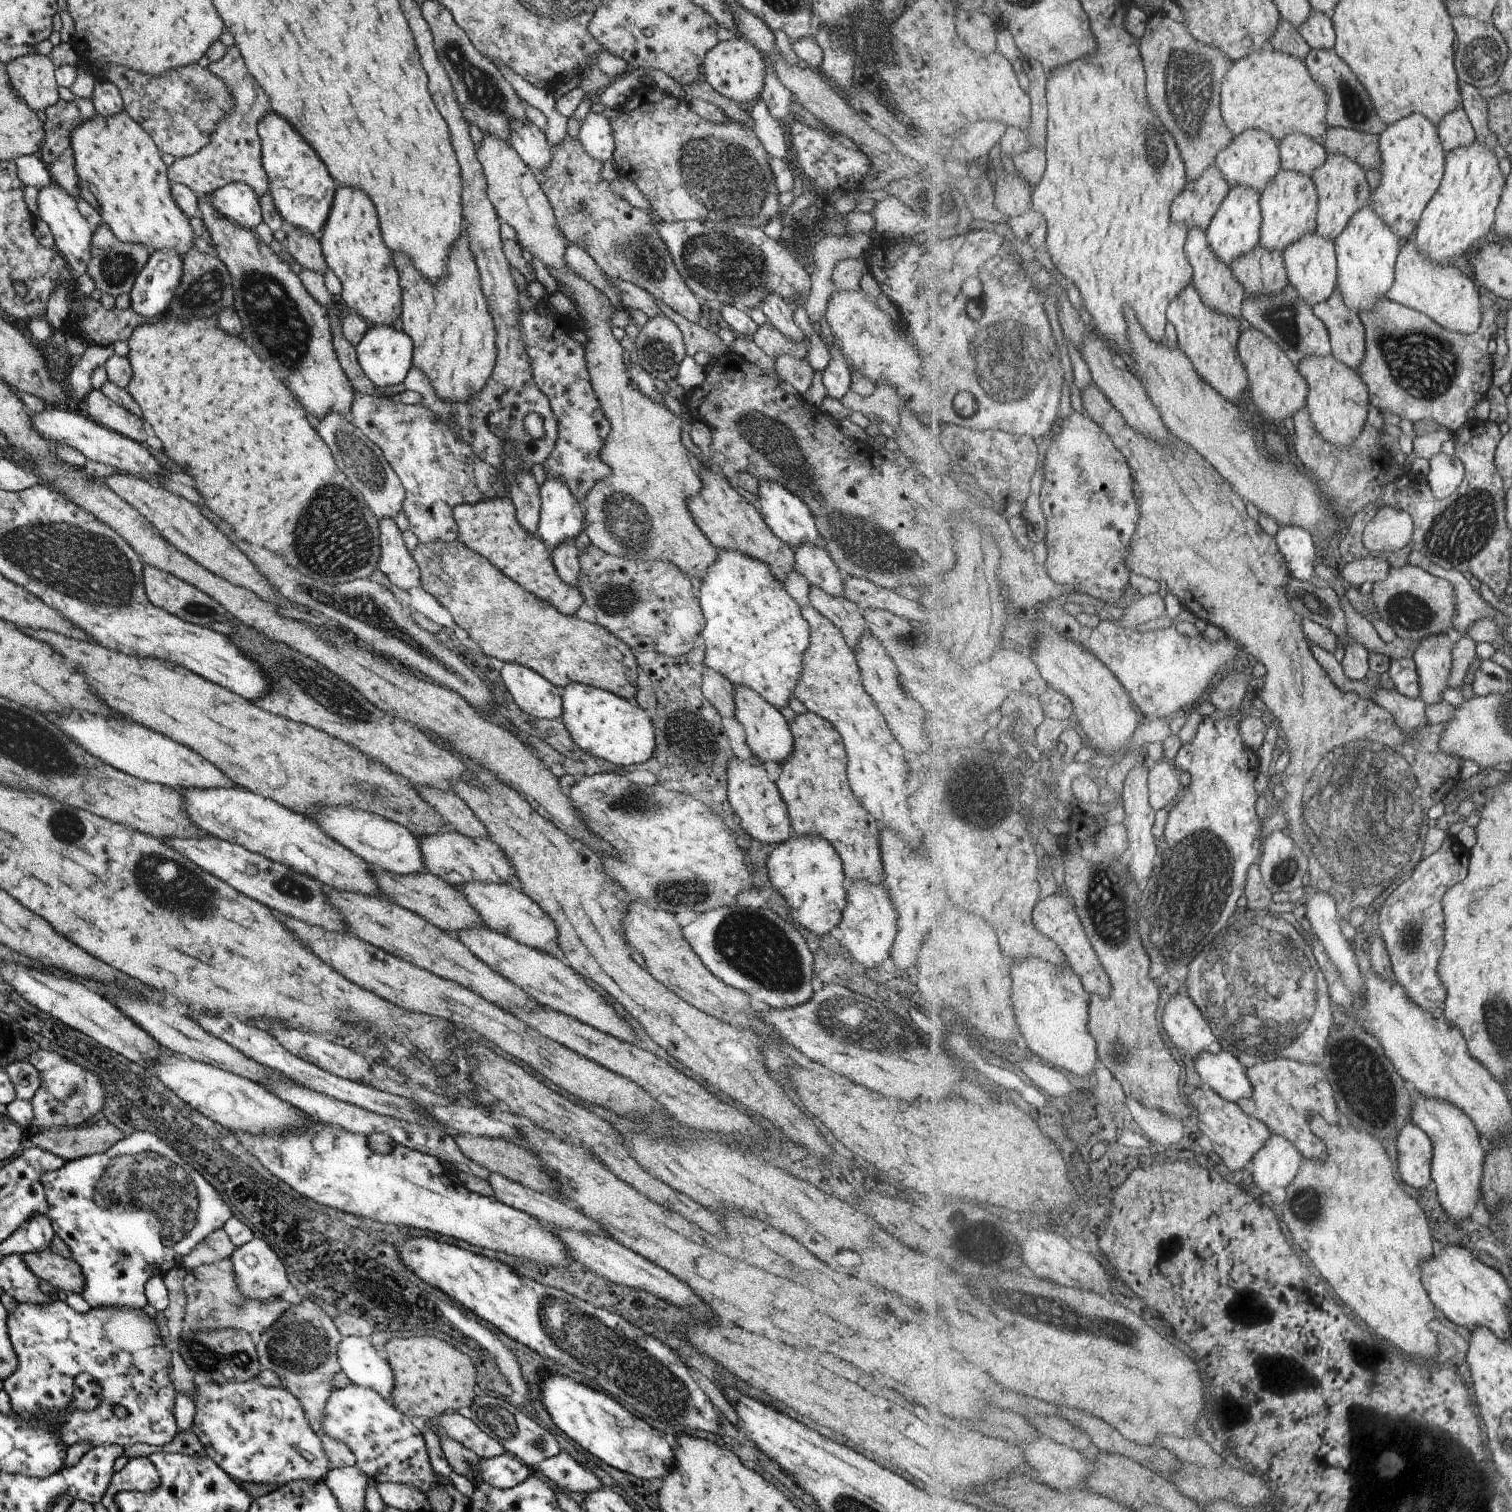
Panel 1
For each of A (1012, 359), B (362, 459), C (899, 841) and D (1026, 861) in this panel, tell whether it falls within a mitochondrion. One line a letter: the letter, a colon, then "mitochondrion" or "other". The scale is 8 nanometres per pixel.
A: mitochondrion
B: mitochondrion
C: other
D: other

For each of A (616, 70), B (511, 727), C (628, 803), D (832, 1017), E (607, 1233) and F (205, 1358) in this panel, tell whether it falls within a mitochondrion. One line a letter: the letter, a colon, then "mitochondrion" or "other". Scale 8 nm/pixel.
A: other
B: other
C: mitochondrion
D: mitochondrion
E: other
F: mitochondrion

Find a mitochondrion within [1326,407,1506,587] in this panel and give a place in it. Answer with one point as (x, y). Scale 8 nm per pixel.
(1460, 532)

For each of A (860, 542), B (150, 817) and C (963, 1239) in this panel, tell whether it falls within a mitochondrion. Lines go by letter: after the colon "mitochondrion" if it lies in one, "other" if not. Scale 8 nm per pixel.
A: mitochondrion
B: other
C: other

